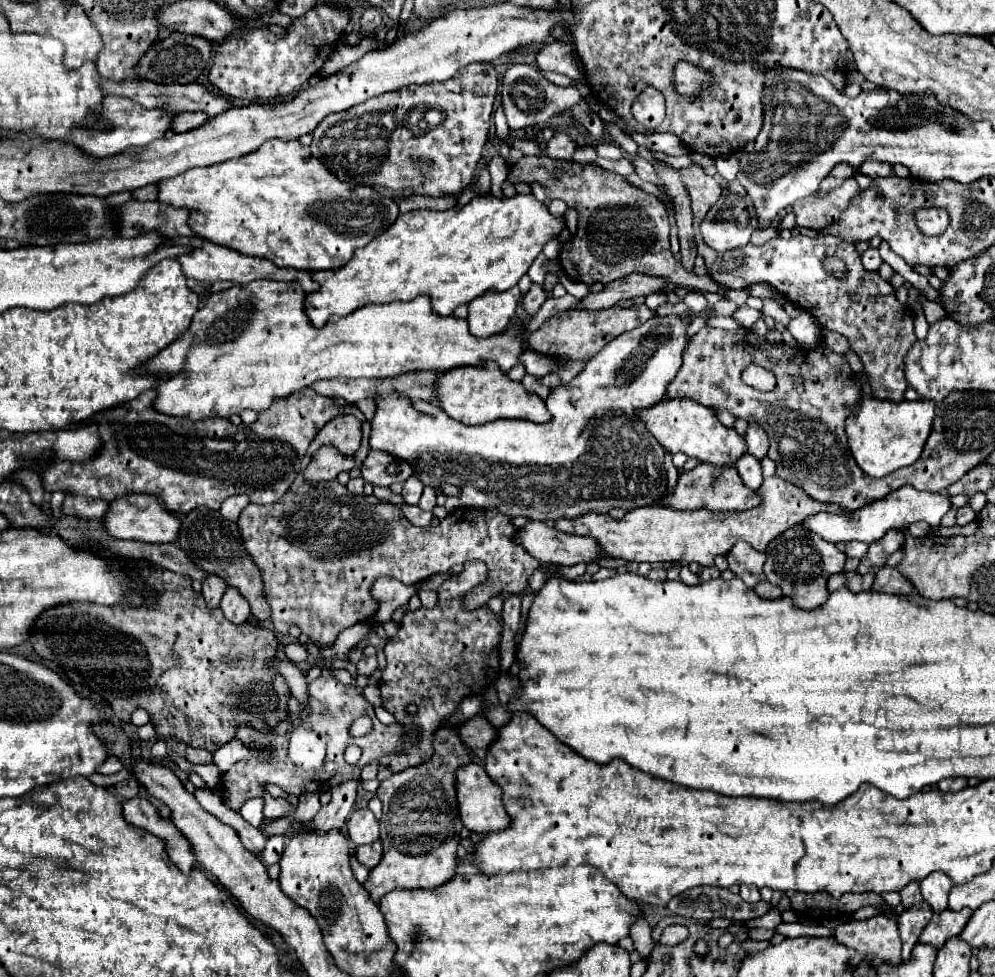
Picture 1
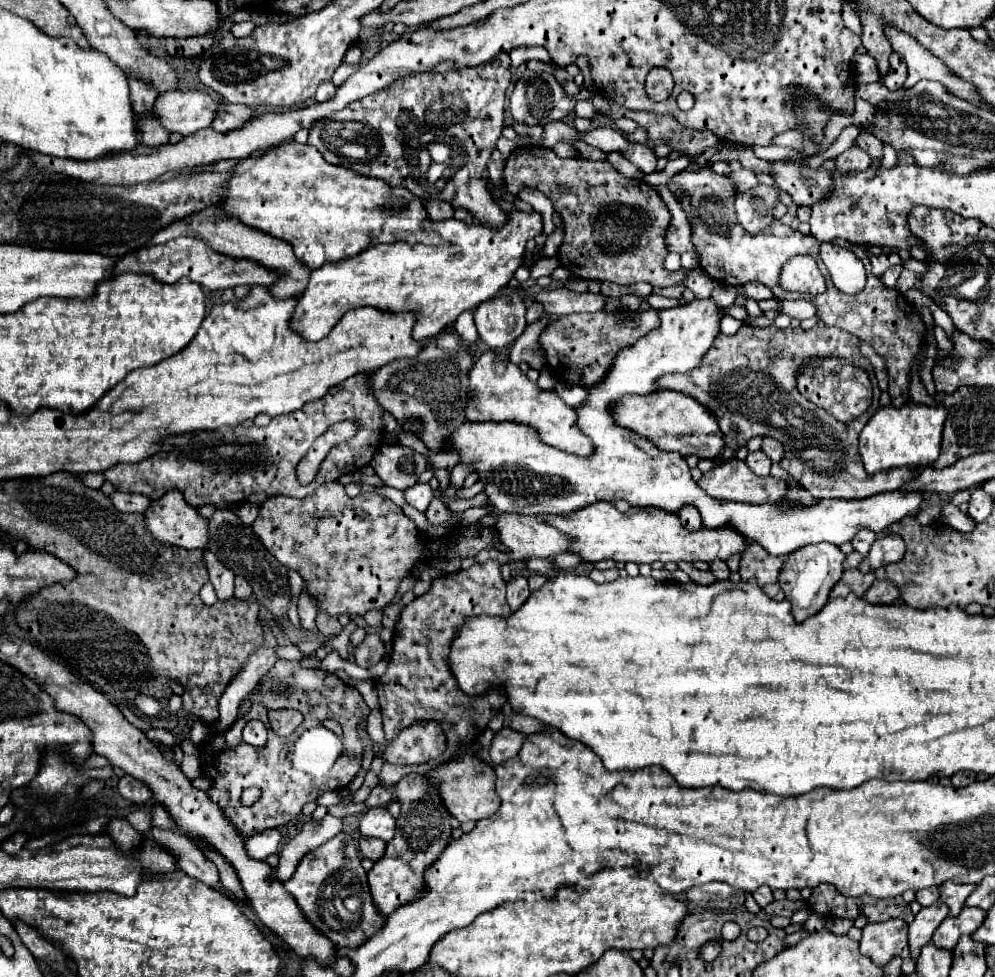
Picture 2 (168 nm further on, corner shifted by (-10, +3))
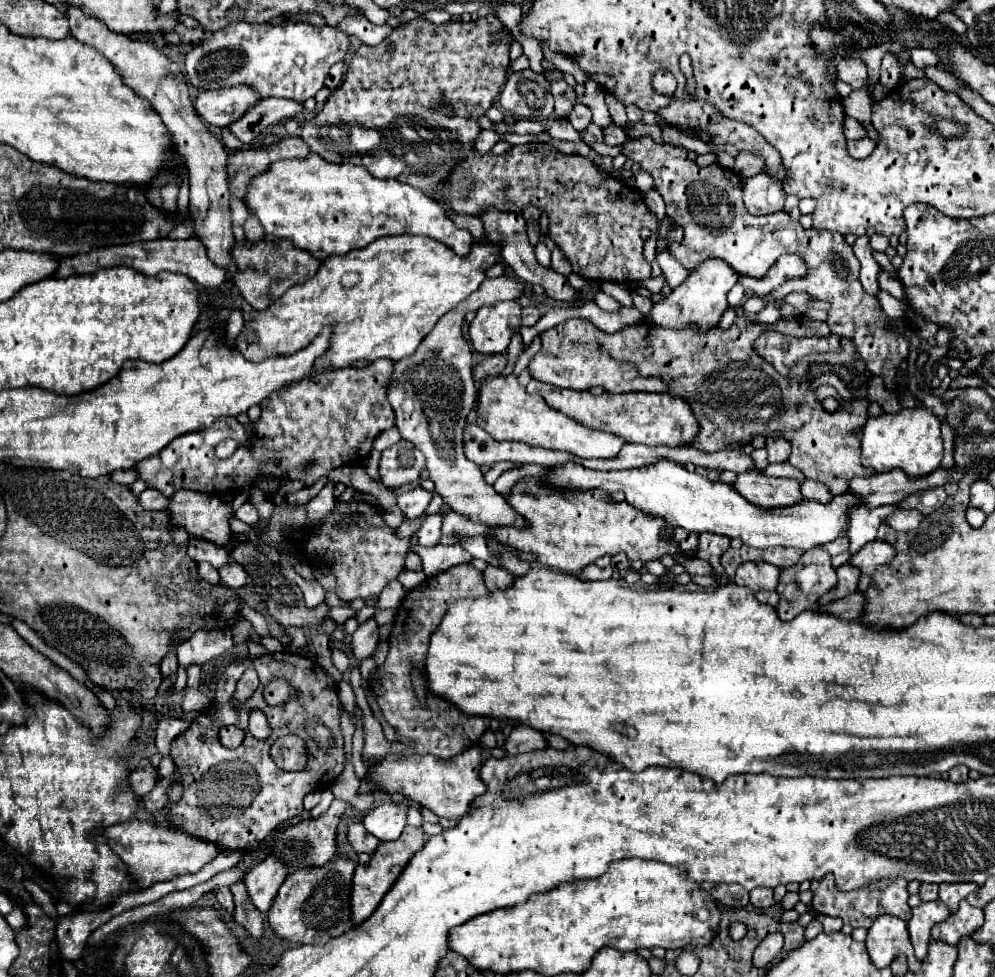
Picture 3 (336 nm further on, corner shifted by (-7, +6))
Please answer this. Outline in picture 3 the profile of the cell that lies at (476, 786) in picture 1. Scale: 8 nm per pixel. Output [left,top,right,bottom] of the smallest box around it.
[367,747,485,821]

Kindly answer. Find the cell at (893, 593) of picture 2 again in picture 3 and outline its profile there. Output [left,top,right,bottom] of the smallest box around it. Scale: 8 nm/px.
[817,593,865,621]

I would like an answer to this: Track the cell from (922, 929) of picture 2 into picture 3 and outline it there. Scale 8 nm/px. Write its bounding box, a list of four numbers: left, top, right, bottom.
[907,899,951,961]

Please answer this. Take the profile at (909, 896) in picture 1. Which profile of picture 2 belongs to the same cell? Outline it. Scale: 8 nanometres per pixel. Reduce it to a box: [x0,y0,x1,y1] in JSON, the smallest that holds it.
[916,888,940,906]

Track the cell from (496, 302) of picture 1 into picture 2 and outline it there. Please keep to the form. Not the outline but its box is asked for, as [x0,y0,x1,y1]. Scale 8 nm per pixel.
[474,296,526,348]

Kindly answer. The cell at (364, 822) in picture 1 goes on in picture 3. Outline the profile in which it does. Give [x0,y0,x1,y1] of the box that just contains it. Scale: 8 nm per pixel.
[363,803,407,841]

